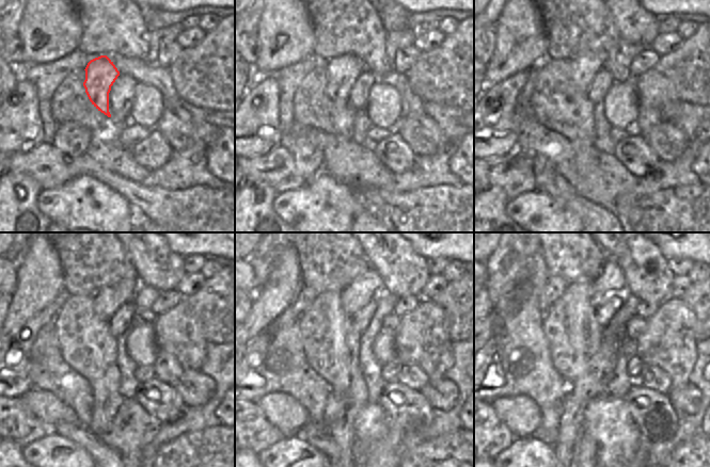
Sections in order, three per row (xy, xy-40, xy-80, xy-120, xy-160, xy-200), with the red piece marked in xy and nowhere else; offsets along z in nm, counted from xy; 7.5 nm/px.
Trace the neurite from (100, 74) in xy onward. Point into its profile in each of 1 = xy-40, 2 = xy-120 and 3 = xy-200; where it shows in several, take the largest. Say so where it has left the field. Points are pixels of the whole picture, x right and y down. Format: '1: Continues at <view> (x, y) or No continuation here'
1: Continues at xy-40 (342, 71)
2: Continues at xy-120 (106, 303)
3: Continues at xy-200 (611, 279).

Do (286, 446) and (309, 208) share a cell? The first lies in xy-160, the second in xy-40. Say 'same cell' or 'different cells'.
same cell

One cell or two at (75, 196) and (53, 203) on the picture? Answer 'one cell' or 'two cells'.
one cell

